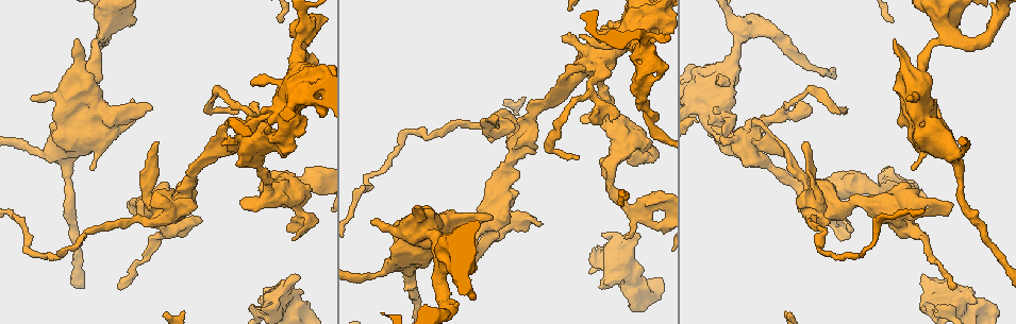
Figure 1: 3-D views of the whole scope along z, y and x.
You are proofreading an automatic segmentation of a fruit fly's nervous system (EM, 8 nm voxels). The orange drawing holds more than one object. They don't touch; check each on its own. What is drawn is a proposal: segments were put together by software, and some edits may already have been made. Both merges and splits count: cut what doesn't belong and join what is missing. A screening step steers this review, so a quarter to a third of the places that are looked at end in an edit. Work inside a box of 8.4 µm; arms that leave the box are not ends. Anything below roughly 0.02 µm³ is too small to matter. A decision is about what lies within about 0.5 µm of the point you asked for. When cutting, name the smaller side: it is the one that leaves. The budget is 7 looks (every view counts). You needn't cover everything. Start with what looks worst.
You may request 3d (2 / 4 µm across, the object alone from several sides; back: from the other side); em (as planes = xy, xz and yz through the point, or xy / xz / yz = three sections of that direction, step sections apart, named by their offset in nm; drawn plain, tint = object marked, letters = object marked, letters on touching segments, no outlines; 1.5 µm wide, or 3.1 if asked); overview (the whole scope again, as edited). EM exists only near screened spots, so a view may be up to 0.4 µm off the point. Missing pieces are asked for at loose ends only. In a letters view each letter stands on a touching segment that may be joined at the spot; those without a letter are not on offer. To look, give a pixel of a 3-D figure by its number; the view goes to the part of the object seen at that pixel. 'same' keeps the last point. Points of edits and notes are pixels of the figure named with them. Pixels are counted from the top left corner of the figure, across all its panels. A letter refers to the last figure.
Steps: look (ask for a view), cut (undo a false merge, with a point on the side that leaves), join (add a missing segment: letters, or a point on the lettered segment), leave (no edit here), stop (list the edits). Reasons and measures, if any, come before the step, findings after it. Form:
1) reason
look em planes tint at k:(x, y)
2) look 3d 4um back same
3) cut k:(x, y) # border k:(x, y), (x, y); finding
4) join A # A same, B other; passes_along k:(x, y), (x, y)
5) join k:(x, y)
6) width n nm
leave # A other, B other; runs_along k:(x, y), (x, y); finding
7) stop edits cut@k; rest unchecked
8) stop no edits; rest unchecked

an open end
look 3d 4um at 1:(513, 202)

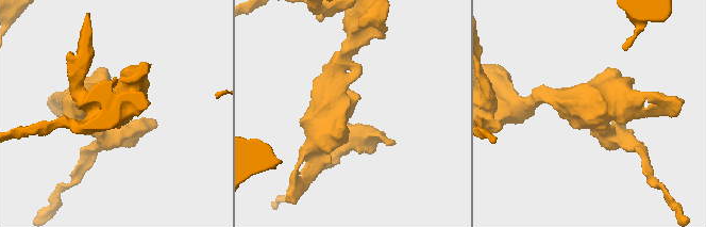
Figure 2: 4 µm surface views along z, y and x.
look em planes letters at 2:(353, 109)

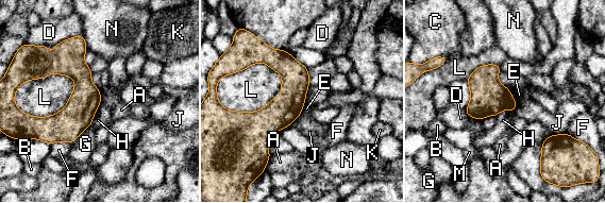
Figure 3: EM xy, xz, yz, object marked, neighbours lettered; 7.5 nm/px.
longest_contact L 460 nm
leave # A other, B other, C other, D other, E other, F other, G other, H other, J other, K other, L other, M other, N other; no lettered segment goes on from it

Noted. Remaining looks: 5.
branch stops here
look 3d 4um back at 1:(252, 306)

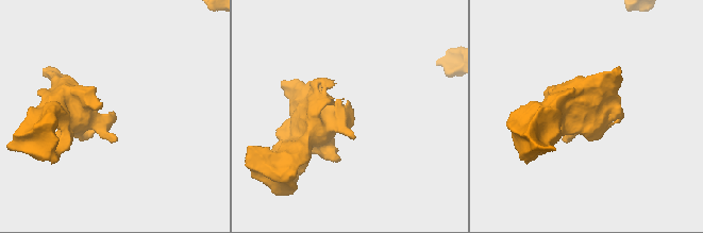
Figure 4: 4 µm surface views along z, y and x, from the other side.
need the tissue
look em planes letters at 4:(349, 106)

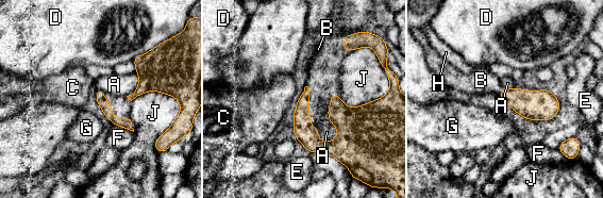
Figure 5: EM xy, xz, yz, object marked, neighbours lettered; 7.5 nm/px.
join B # A other, B same, C other, D other, E other, F other, G other, H other, J other; passes_along 5:(530, 104), (500, 92), (481, 80); the neuron continues

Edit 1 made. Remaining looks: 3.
look overview

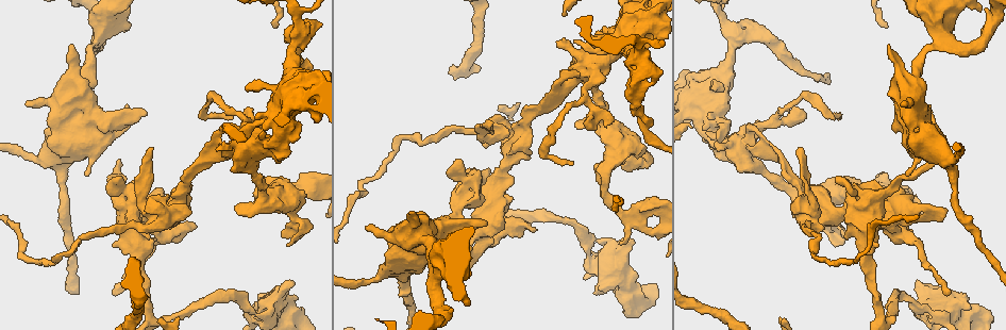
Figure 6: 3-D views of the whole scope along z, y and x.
thick end
look em planes letters at 6:(256, 115)

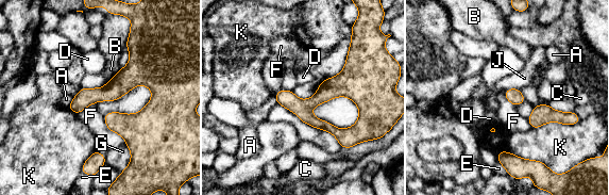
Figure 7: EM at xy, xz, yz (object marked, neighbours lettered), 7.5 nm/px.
leave # A other, B other, C other, D other, E other, F other, G other, J other, K other; no lettered segment goes on from it

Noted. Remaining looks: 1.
stop edits join@5; rest unchecked

